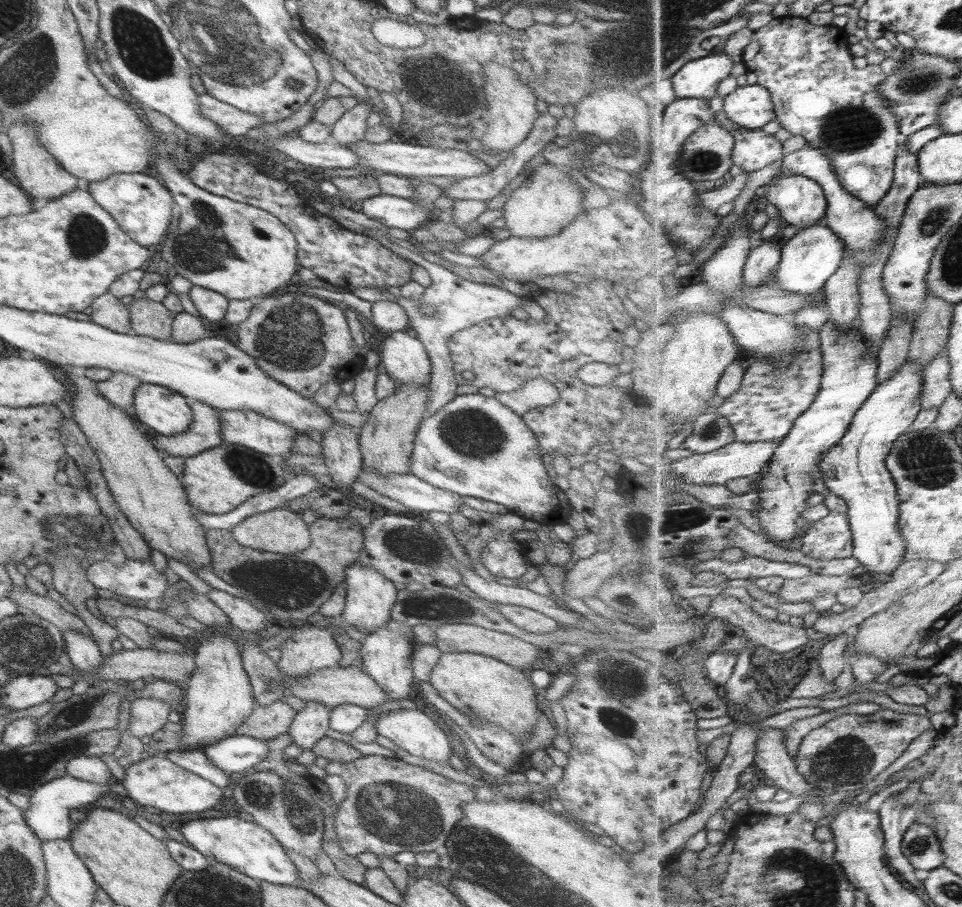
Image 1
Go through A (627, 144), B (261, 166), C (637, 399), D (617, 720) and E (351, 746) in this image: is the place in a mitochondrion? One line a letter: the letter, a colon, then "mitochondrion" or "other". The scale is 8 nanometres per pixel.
A: mitochondrion
B: other
C: other
D: mitochondrion
E: other

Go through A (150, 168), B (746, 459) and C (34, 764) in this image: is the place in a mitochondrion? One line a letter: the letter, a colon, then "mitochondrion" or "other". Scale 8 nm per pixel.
A: other
B: other
C: mitochondrion

